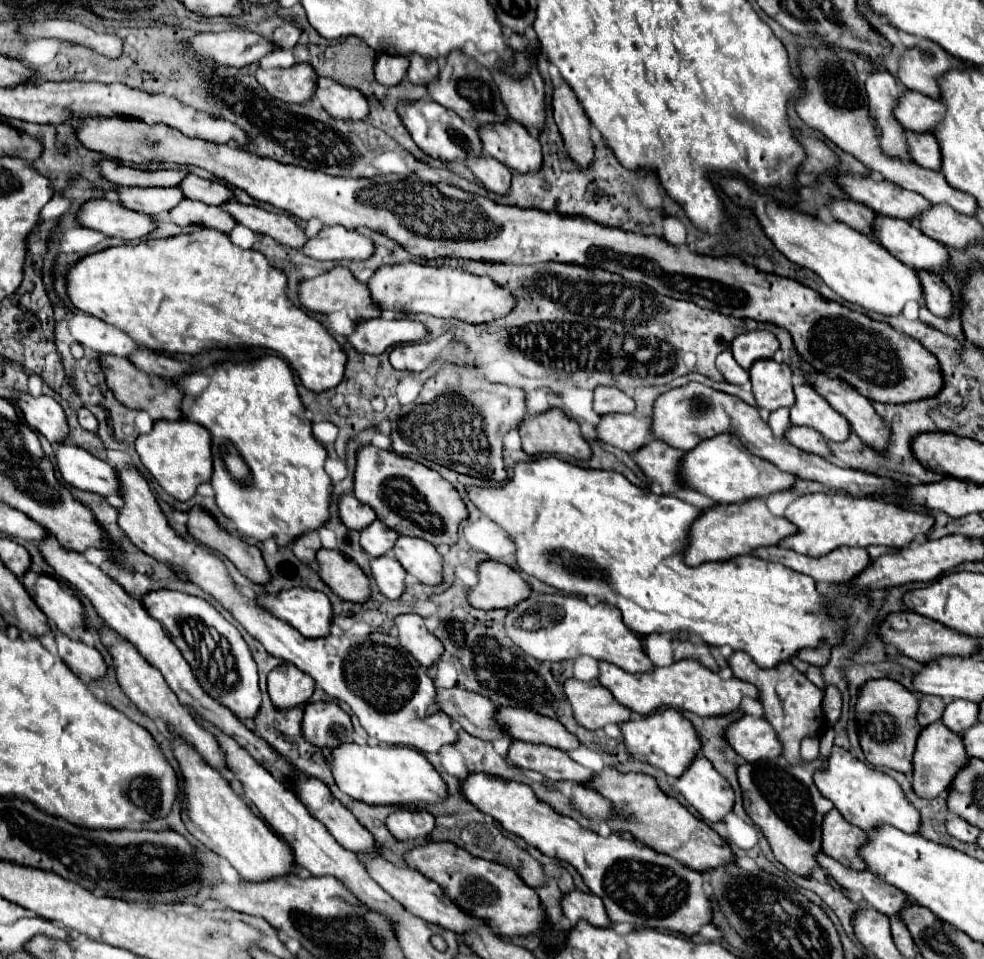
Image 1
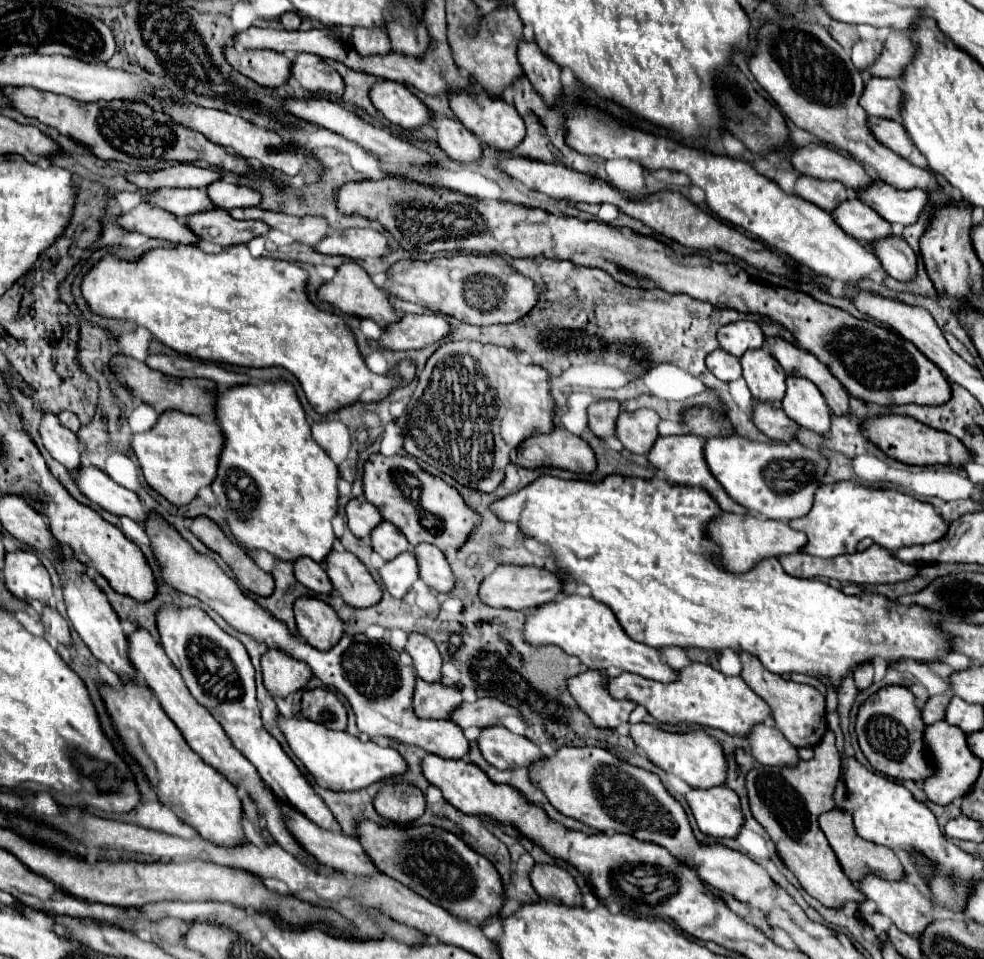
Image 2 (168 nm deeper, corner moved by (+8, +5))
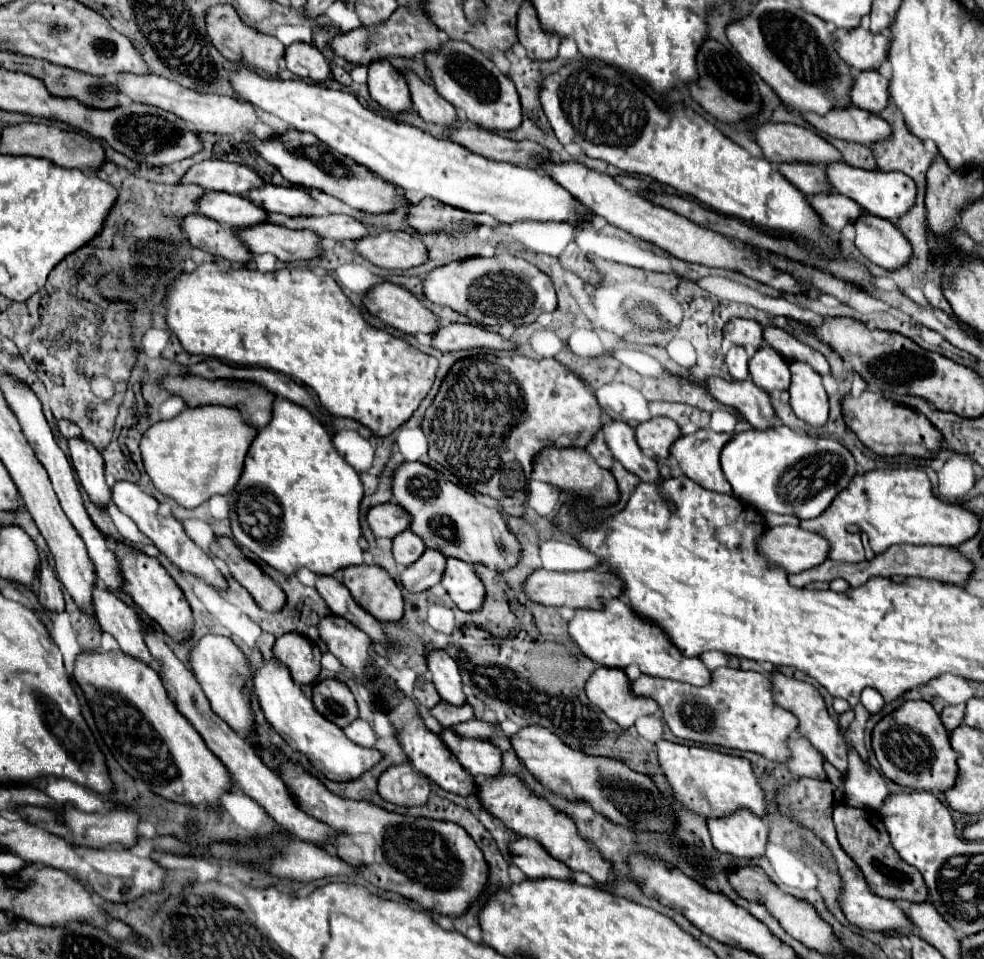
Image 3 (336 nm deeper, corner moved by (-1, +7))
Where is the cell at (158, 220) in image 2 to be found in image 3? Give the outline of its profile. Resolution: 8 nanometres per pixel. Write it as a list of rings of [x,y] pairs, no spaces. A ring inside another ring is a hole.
[[[187,216],[183,222],[183,234],[195,248],[221,256],[229,262],[247,264],[251,260],[251,250],[239,240],[237,232],[207,216]]]

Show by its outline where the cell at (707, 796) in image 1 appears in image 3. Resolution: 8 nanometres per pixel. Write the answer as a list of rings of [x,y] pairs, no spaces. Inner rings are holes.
[[[741,810],[725,818],[711,818],[707,820],[707,824],[713,846],[719,852],[743,860],[765,856],[769,828],[749,810]]]

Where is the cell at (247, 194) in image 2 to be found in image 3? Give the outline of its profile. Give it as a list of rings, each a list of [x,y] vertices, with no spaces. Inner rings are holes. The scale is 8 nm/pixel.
[[[265,184],[257,190],[251,190],[247,194],[249,200],[253,200],[257,206],[265,208],[267,212],[277,212],[285,216],[313,216],[315,200],[309,196],[303,188],[283,188]]]

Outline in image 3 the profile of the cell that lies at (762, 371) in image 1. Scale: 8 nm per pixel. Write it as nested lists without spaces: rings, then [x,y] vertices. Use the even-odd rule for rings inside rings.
[[[769,346],[757,348],[749,360],[749,372],[753,382],[765,392],[781,392],[789,388],[789,366],[787,362]]]

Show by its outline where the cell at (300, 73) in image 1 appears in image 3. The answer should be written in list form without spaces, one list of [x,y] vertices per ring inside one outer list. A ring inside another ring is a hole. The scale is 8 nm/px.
[[[219,4],[209,8],[209,12],[205,14],[207,18],[207,36],[211,38],[211,44],[231,62],[241,62],[241,64],[249,64],[253,68],[261,68],[265,74],[269,76],[277,76],[279,68],[281,68],[281,60],[283,60],[283,52],[285,46],[275,38],[275,36],[267,36],[261,34],[257,30],[253,30],[251,26],[247,26],[239,14],[235,12],[233,6],[229,4]]]

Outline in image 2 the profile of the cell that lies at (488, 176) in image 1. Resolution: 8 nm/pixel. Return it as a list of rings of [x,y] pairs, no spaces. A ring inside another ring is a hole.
[[[434,118],[432,128],[438,132],[438,144],[448,154],[450,160],[456,162],[480,162],[482,158],[482,144],[480,140],[462,126],[458,120],[450,118]]]

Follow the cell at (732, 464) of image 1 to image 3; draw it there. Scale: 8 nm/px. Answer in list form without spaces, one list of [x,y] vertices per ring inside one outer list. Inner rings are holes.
[[[789,426],[747,430],[733,436],[721,452],[721,468],[739,500],[761,512],[793,514],[801,520],[817,518],[857,474],[855,458],[841,442],[799,434]]]

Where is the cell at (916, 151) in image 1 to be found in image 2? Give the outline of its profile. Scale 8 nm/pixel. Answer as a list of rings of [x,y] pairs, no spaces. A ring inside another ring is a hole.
[[[870,116],[868,118],[868,126],[872,130],[872,134],[876,136],[876,140],[884,142],[884,146],[888,146],[890,150],[894,150],[896,154],[900,154],[902,158],[910,158],[914,152],[912,140],[908,138],[904,126],[896,120],[888,120],[888,118],[878,118],[878,116]]]

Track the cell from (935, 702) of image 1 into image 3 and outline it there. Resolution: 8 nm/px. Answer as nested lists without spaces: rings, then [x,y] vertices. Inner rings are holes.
[[[957,704],[957,706],[947,706],[941,714],[941,722],[943,726],[951,732],[957,726],[963,724],[963,716],[965,716],[965,704]]]

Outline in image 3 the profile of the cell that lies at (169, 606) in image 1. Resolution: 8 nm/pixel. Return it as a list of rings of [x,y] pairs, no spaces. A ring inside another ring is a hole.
[[[207,634],[203,640],[199,640],[195,650],[191,652],[189,662],[191,662],[191,670],[193,670],[195,678],[199,680],[213,712],[217,716],[221,716],[235,732],[245,730],[245,740],[249,740],[253,734],[253,712],[249,706],[251,668],[249,668],[249,660],[243,656],[243,652],[229,638]]]

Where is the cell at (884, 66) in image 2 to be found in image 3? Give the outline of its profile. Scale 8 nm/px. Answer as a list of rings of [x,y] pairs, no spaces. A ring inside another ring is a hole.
[[[865,28],[835,30],[833,40],[837,40],[837,54],[855,70],[875,70],[887,60],[889,38],[873,34]]]

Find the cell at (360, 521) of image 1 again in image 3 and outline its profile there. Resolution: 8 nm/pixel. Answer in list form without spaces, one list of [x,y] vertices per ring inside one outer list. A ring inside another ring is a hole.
[[[395,504],[373,506],[367,514],[367,522],[377,538],[395,538],[397,534],[401,534],[411,526],[409,512],[405,512],[405,522],[403,522],[403,508]]]

